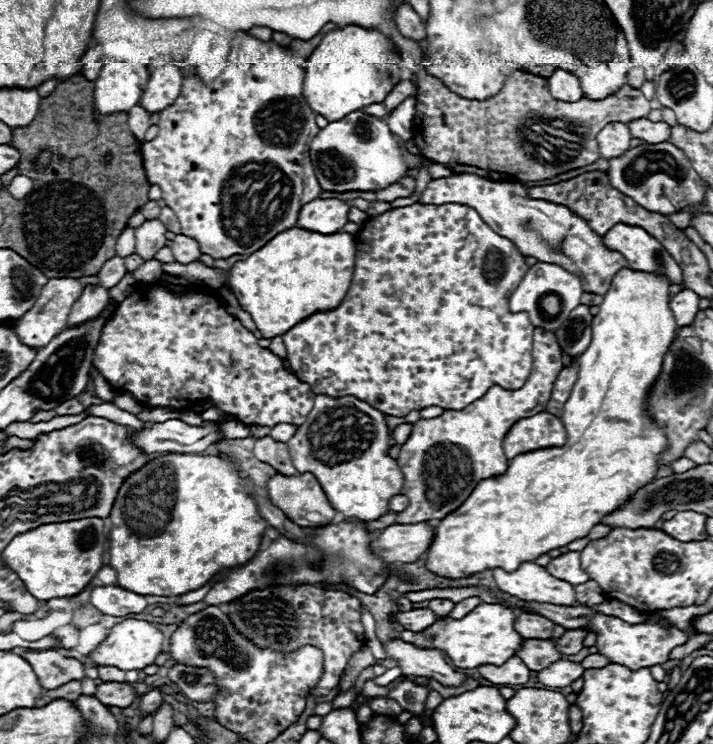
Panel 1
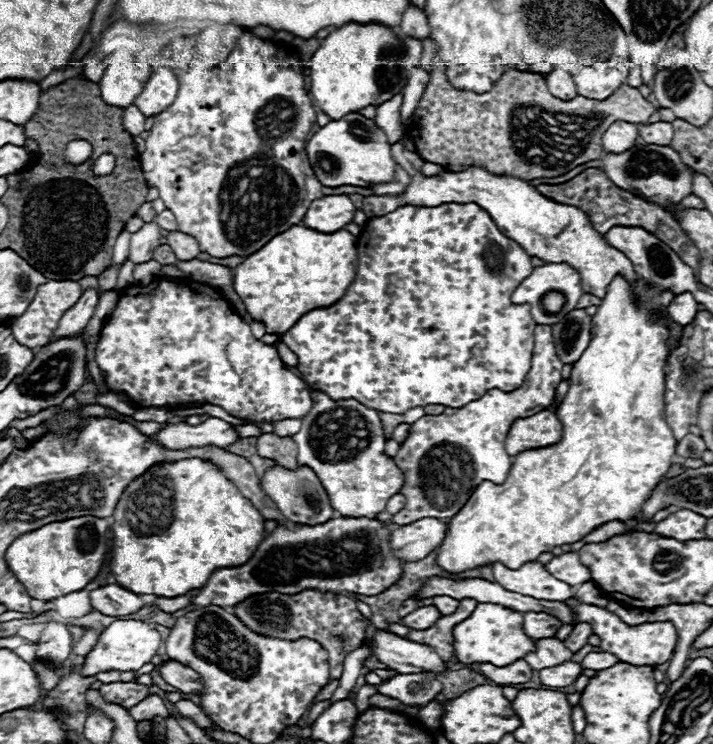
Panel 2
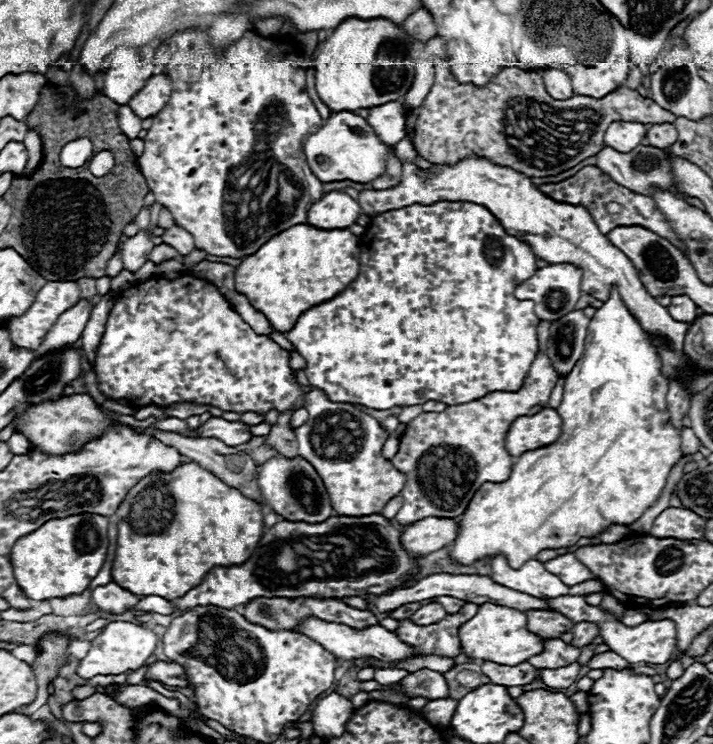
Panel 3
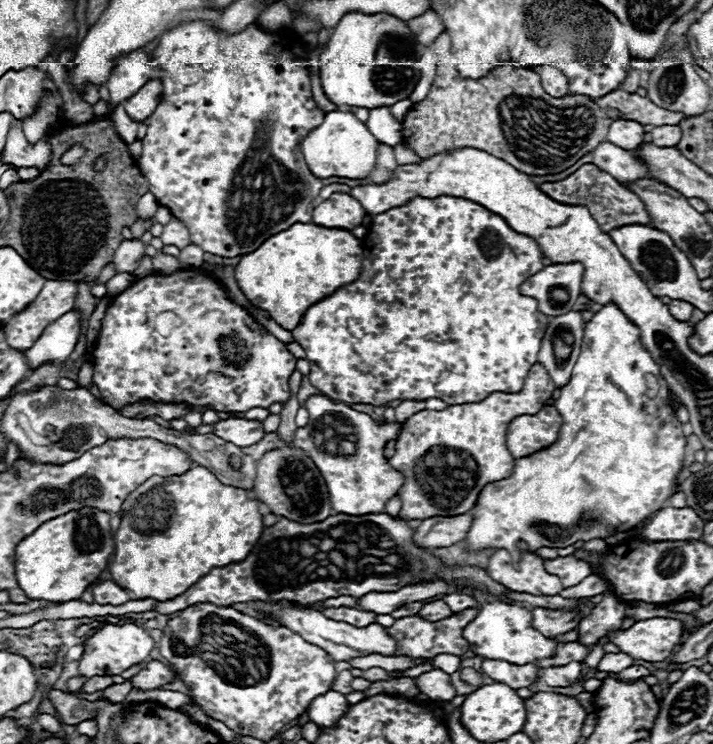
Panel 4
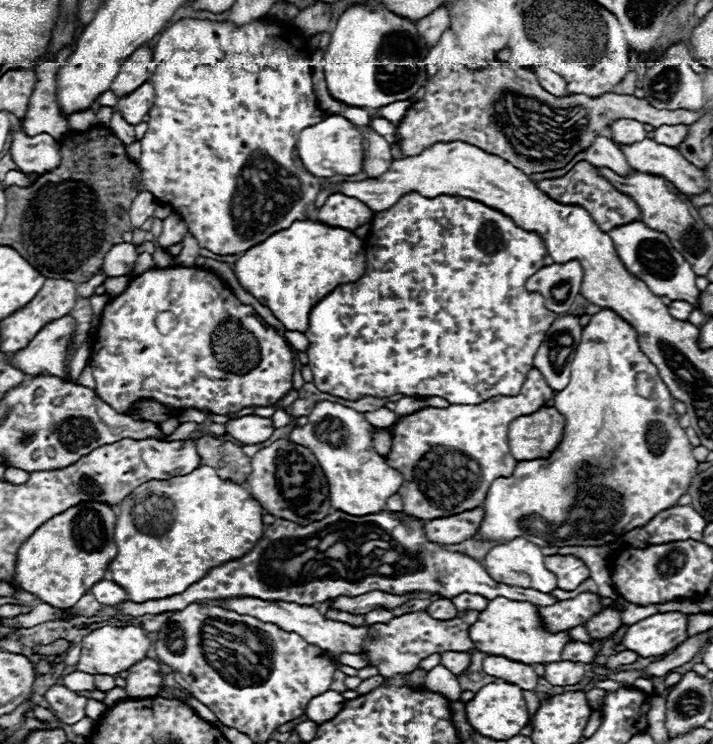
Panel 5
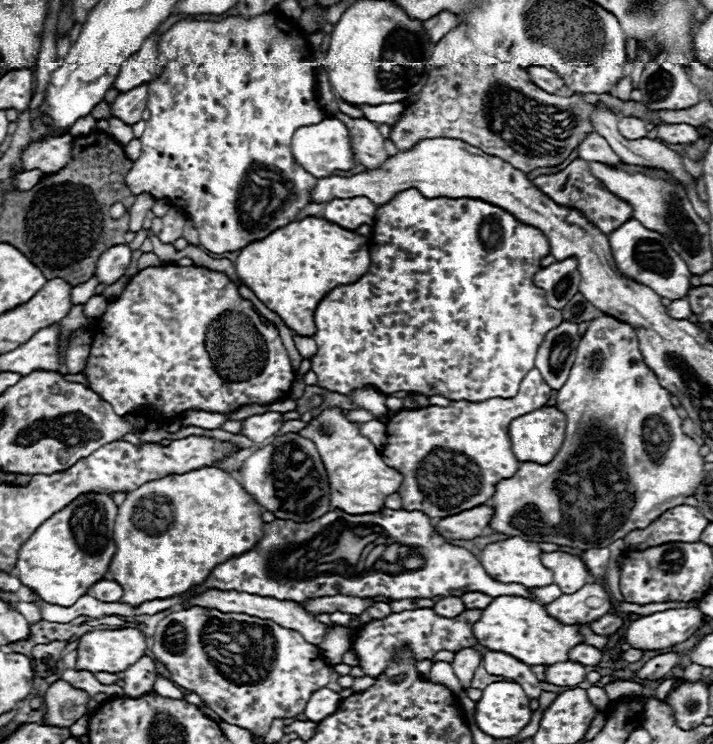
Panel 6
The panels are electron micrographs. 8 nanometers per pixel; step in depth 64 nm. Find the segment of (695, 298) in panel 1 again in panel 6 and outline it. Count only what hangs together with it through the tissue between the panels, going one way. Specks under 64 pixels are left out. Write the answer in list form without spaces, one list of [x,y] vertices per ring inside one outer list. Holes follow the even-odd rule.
[[[682,298],[682,300],[672,300],[672,304],[668,306],[668,314],[676,320],[684,320],[692,314],[692,310],[690,310],[690,304]]]

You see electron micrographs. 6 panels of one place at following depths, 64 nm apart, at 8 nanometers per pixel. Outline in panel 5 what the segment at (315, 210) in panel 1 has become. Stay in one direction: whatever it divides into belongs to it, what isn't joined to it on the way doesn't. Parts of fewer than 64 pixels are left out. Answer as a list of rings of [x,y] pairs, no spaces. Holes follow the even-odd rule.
[[[332,194],[318,210],[318,220],[330,226],[340,226],[346,230],[356,230],[372,220],[374,212],[360,200],[342,194]]]

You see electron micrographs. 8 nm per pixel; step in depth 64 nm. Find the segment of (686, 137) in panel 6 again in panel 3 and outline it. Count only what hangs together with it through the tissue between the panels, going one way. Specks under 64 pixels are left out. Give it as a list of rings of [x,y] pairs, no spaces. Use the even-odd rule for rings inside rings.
[[[654,124],[646,134],[646,142],[662,150],[670,150],[676,138],[678,138],[678,132],[672,124]]]

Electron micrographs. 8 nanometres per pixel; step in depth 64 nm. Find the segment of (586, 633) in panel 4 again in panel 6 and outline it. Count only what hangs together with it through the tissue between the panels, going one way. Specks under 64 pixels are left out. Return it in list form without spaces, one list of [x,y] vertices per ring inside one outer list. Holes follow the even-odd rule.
[[[612,612],[606,614],[606,616],[602,616],[602,618],[598,618],[598,620],[594,620],[594,622],[590,624],[592,632],[598,634],[598,636],[612,636],[612,634],[616,634],[622,626],[624,626],[624,618],[622,618],[620,614],[612,614]]]

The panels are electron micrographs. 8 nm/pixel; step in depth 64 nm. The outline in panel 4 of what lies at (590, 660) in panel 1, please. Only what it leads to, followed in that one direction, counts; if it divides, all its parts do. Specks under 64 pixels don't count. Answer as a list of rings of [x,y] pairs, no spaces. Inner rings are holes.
[[[620,652],[620,654],[604,654],[604,658],[598,664],[598,670],[602,670],[602,672],[620,672],[620,670],[632,666],[632,662],[634,662],[632,656],[624,654],[624,652]]]

